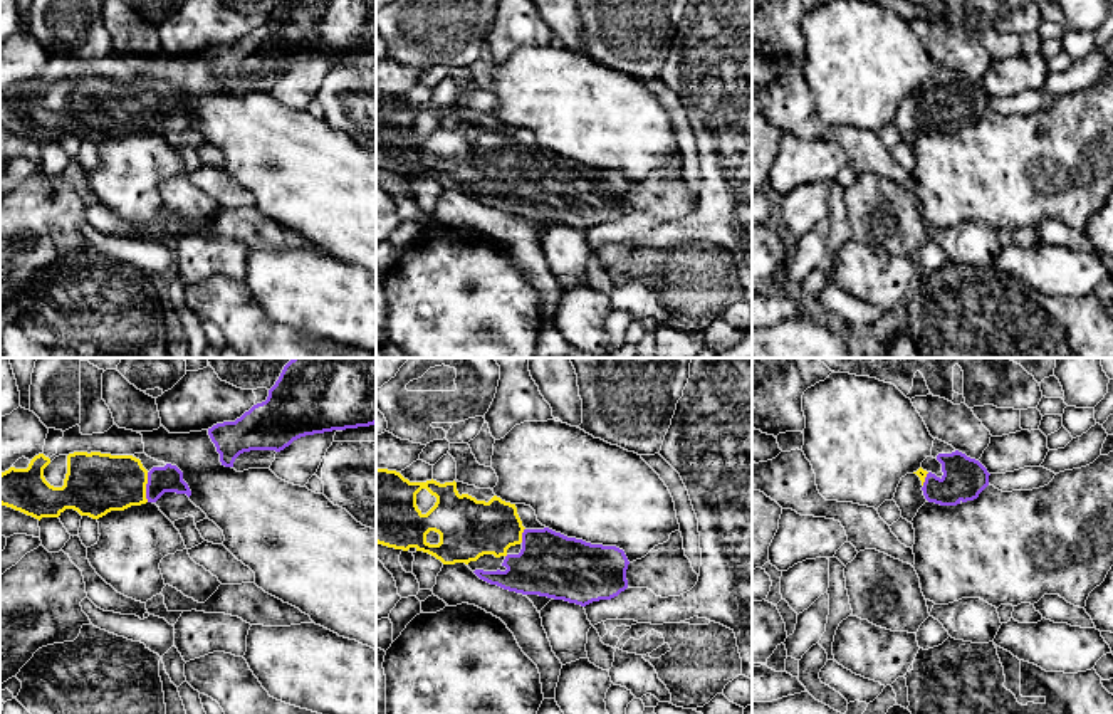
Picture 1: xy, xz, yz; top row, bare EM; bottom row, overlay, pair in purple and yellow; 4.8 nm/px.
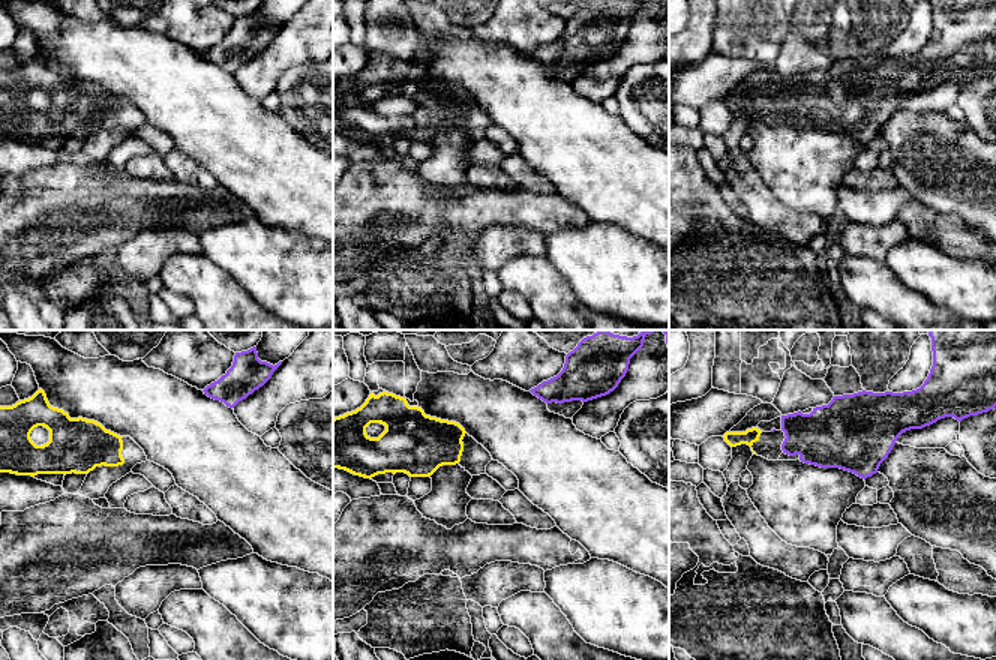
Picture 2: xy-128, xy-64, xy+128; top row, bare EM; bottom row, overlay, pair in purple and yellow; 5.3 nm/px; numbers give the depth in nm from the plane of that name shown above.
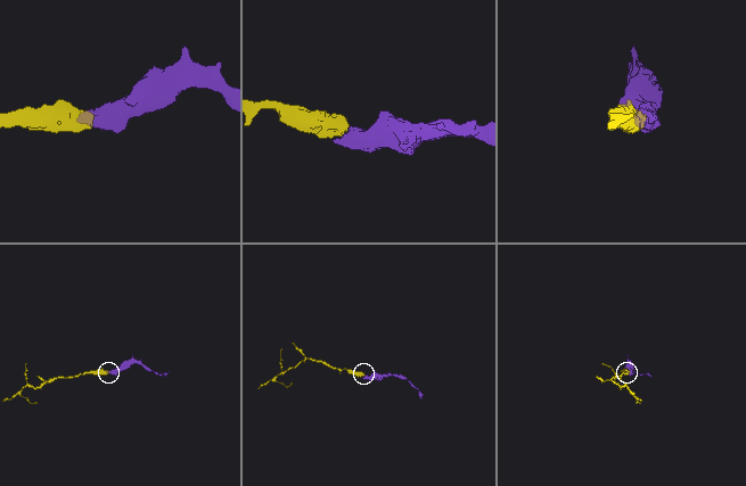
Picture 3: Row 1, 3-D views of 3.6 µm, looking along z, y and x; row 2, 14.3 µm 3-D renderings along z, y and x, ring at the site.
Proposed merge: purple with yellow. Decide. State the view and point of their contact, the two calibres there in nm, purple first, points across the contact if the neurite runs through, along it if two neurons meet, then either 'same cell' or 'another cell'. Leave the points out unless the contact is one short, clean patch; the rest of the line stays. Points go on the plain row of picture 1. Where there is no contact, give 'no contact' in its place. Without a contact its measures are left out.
contact xy (146, 111); calibres 130 and 300 nm; way xy (160, 103), (146, 111), (94, 108); same cell

